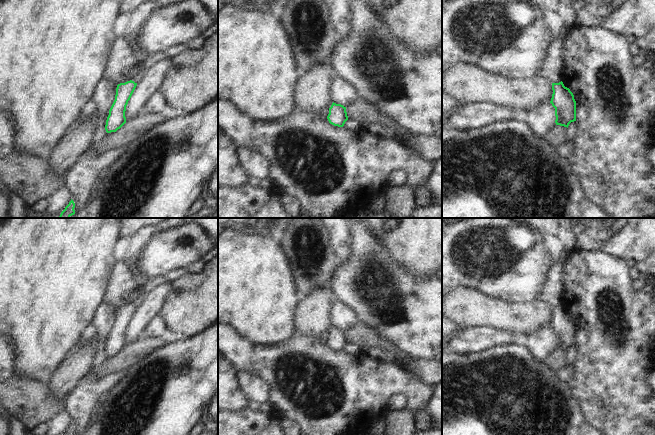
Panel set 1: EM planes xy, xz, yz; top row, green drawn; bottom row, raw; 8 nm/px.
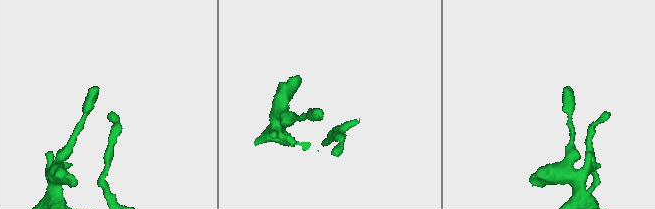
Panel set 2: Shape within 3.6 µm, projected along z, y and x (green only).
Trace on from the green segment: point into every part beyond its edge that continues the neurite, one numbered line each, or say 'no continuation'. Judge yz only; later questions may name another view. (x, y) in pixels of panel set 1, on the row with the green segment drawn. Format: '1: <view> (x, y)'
no continuation

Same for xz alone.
no continuation

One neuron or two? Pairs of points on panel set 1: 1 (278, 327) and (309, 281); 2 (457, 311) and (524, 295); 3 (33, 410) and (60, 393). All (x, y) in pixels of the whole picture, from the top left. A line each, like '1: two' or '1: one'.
1: two
2: two
3: two

